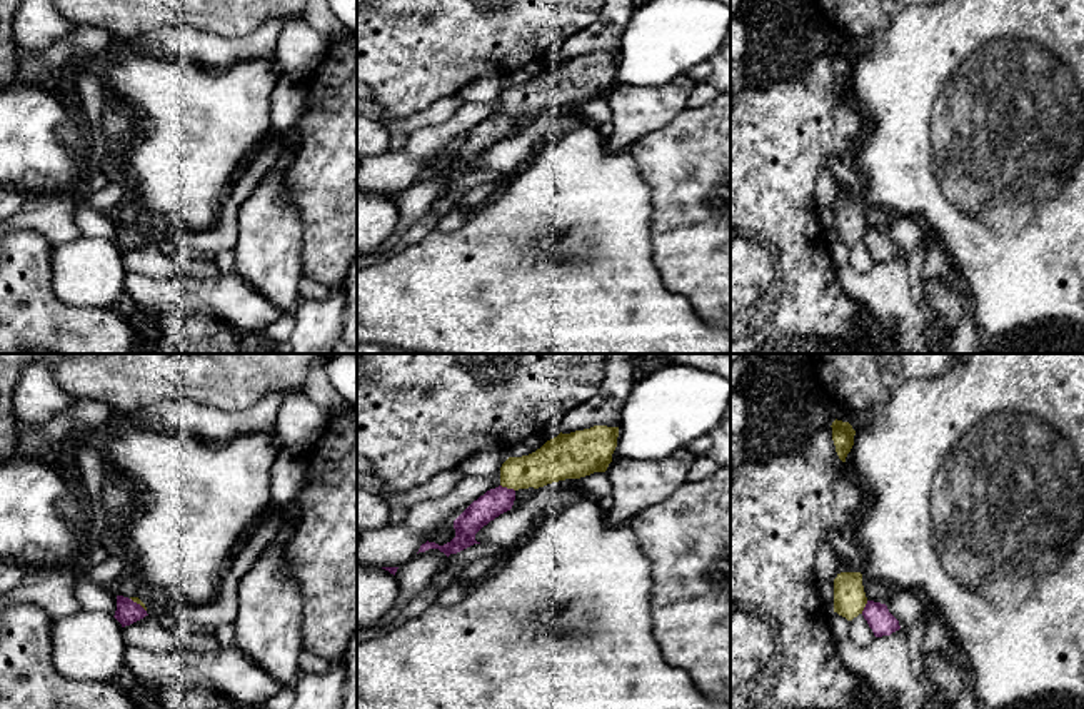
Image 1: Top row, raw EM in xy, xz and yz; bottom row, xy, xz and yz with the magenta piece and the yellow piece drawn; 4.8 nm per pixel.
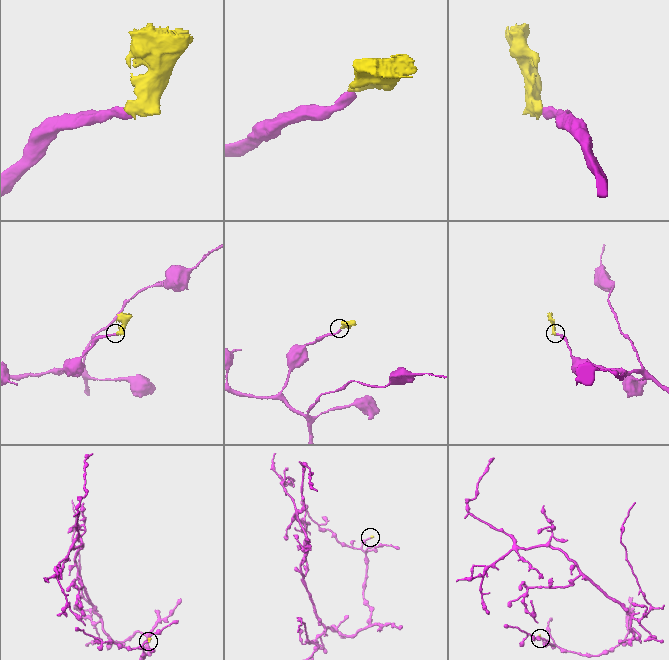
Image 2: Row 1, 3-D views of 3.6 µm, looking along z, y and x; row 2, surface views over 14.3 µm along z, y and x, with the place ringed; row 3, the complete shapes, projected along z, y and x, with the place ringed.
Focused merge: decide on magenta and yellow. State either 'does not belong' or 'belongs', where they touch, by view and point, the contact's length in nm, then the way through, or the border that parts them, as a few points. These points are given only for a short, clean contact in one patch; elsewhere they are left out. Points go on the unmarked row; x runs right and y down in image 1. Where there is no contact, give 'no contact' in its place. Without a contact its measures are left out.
does not belong | xz (506, 114) | 80 nm | along xz (501, 110), (514, 117)

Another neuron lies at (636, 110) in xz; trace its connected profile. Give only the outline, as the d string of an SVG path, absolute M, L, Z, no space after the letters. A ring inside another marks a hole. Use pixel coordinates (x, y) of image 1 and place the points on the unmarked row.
M679 75L672 82L650 88L617 85L605 100L612 110L612 135L605 140L609 150L625 152L649 133L675 118L685 107L695 80Z

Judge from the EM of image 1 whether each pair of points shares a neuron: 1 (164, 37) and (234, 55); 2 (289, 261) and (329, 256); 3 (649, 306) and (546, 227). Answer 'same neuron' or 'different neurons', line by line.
1: same neuron
2: different neurons
3: same neuron

